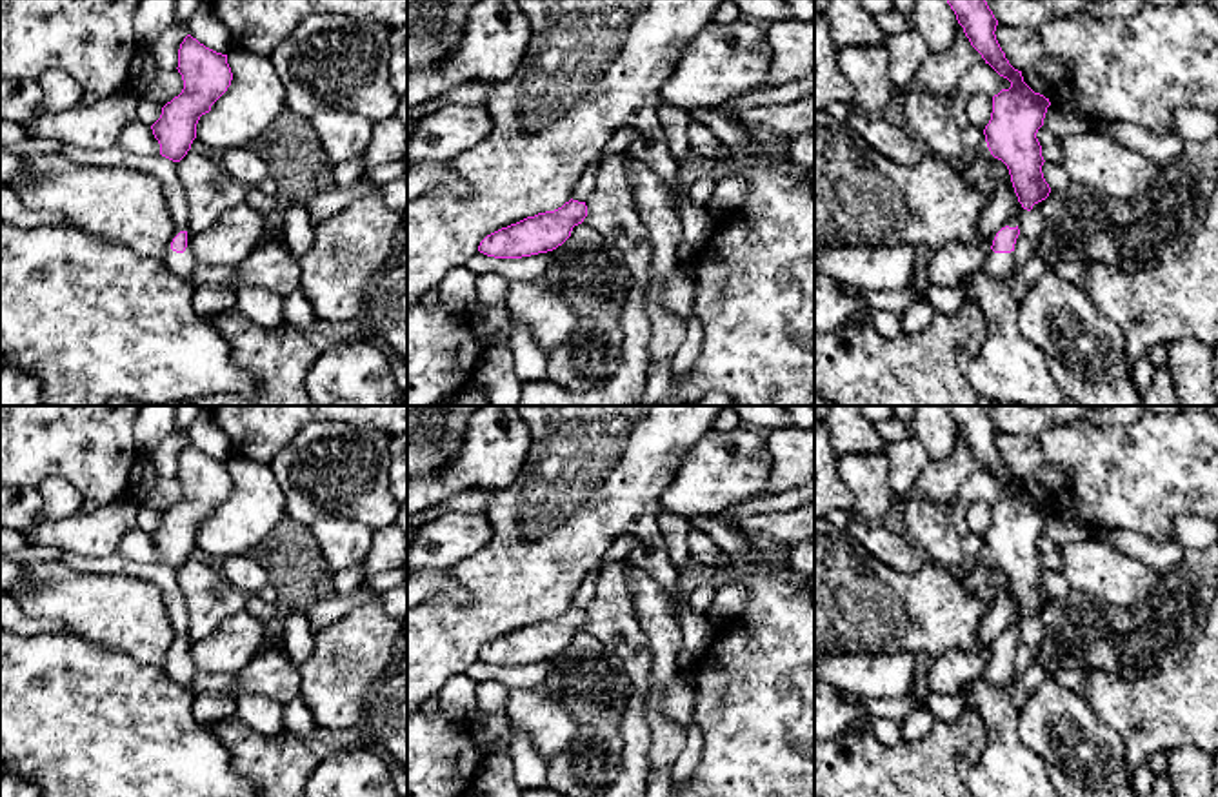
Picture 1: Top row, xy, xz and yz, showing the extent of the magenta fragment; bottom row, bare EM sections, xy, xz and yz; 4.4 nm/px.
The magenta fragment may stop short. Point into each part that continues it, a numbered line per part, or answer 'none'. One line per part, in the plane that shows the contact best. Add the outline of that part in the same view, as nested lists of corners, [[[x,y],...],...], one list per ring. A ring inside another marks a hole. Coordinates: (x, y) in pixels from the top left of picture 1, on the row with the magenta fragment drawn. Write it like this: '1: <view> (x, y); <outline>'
1: xy (182, 264); [[[176,227],[175,233],[173,233],[173,237],[171,237],[171,242],[173,242],[173,238],[175,238],[180,231],[185,231],[185,229],[178,229],[178,227]],[[185,231],[185,233],[187,233],[187,247],[185,247],[185,251],[184,251],[184,253],[173,251],[173,249],[171,249],[171,242],[169,242],[167,251],[165,251],[165,255],[164,255],[162,260],[165,262],[165,266],[167,266],[176,277],[180,277],[180,278],[184,278],[184,280],[189,280],[191,275],[193,275],[193,271],[195,271],[195,267],[196,267],[196,260],[195,260],[195,255],[193,255],[191,247],[189,247],[191,231]]]

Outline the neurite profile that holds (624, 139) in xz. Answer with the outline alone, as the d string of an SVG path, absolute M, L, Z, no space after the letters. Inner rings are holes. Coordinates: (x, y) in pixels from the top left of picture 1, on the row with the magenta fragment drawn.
M618 127L611 136L611 140L607 142L607 146L604 147L602 155L582 173L571 198L578 202L587 202L589 195L596 186L596 173L602 160L609 155L629 153L634 149L634 144L636 144L636 131L633 127Z

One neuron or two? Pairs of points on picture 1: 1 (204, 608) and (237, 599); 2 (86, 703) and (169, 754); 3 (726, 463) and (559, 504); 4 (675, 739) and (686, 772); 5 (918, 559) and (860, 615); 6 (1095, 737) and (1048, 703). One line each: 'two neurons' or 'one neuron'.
1: one neuron
2: one neuron
3: two neurons
4: two neurons
5: two neurons
6: one neuron

